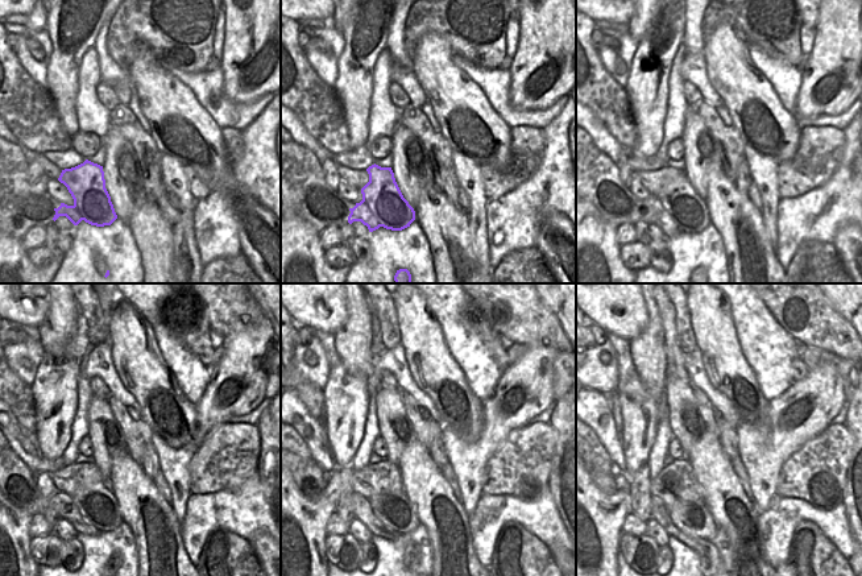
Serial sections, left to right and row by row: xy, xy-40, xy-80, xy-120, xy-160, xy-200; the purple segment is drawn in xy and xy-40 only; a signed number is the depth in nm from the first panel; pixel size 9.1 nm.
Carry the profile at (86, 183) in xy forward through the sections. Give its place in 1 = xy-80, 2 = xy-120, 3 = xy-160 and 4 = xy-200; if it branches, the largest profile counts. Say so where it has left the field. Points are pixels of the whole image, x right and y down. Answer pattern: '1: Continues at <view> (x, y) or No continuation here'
1: Continues at xy-80 (679, 208)
2: Continues at xy-120 (91, 510)
3: Continues at xy-160 (392, 514)
4: Continues at xy-200 (691, 522).

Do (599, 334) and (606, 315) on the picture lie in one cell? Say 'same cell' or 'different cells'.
different cells

